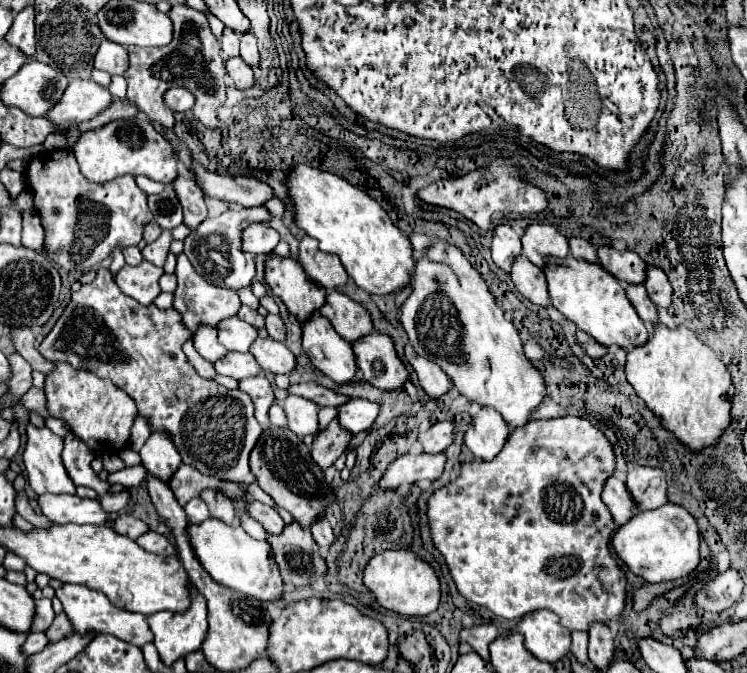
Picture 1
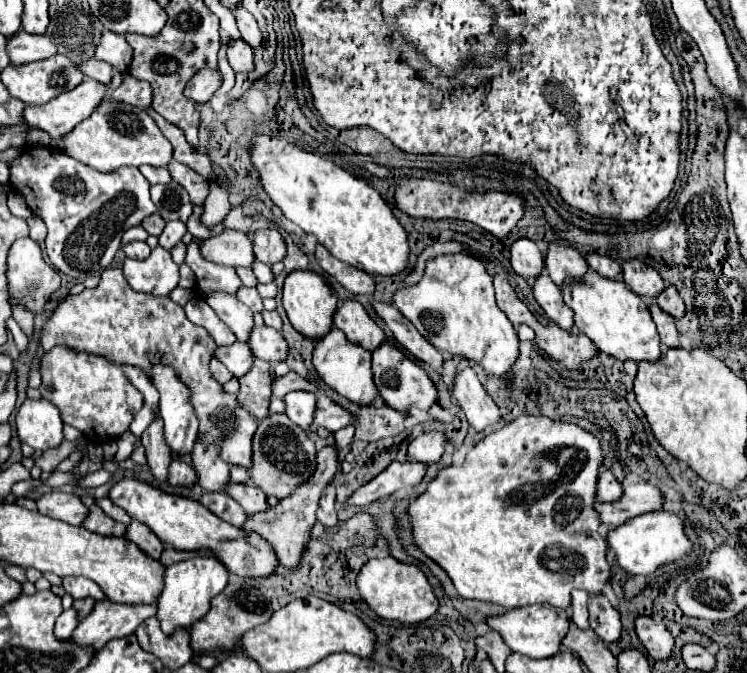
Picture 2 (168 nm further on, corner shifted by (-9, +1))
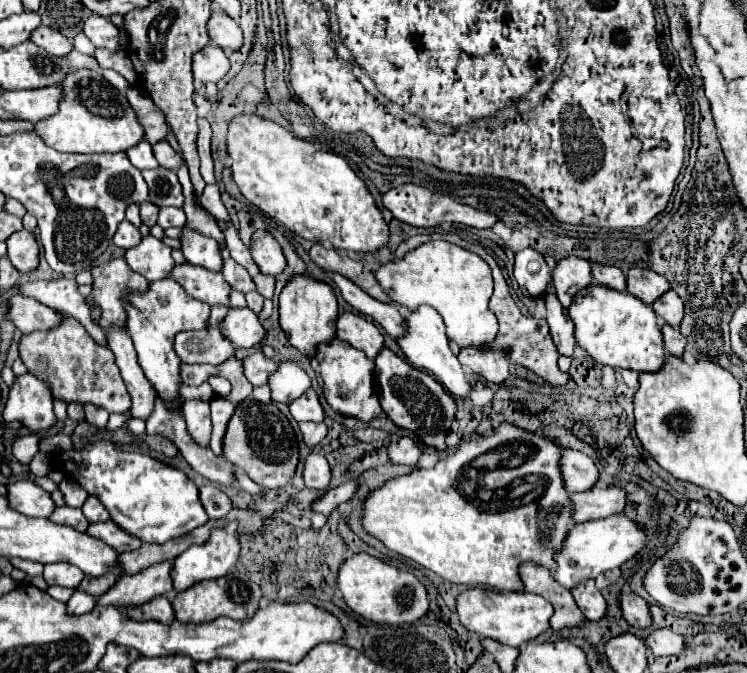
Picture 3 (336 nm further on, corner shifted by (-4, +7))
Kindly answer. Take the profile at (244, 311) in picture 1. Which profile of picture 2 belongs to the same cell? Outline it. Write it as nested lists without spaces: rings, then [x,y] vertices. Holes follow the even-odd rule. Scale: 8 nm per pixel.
[[[239,287],[237,289],[237,299],[243,301],[251,311],[261,313],[263,311],[263,303],[261,303],[261,295],[257,293],[255,287]]]

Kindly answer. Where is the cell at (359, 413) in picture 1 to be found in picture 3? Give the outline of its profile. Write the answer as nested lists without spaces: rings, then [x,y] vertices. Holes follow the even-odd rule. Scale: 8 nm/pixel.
[[[308,389],[300,401],[292,401],[290,405],[290,413],[296,421],[314,421],[320,423],[326,419],[326,413],[318,401],[318,395],[314,389]]]

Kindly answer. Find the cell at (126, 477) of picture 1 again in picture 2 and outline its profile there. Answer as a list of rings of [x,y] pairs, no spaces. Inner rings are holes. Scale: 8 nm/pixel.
[[[104,469],[86,475],[79,485],[81,487],[98,487],[108,483],[112,479],[112,475]]]

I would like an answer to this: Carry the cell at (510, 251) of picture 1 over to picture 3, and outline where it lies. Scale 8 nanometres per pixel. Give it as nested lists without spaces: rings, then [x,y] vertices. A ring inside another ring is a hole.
[[[526,247],[514,255],[514,277],[520,289],[532,297],[544,295],[552,283],[550,269],[542,253],[532,247]]]

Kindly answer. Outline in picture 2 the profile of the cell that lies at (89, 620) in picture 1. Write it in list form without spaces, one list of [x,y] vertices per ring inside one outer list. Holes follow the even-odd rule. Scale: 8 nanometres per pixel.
[[[63,577],[63,589],[73,597],[73,599],[81,599],[81,597],[93,597],[97,601],[101,601],[105,595],[101,593],[101,589],[97,587],[97,583],[85,579],[85,577]]]

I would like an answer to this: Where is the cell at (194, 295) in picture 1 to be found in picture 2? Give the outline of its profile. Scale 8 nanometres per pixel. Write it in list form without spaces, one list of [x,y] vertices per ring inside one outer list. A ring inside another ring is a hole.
[[[197,243],[187,245],[187,259],[185,263],[193,269],[197,275],[197,293],[209,293],[209,291],[225,291],[225,293],[237,293],[241,287],[241,279],[237,277],[233,267],[221,267],[219,263],[209,263],[201,255],[201,249]]]

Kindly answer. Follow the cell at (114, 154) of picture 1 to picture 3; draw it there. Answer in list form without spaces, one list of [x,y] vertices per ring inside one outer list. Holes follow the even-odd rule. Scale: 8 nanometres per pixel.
[[[80,69],[66,77],[62,87],[64,101],[58,113],[36,123],[36,133],[52,149],[64,153],[118,153],[146,139],[144,127],[128,105],[126,91],[116,91],[98,71]]]

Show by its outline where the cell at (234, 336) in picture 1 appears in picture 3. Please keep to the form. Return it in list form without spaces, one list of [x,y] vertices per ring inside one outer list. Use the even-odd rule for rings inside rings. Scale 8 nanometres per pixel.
[[[176,265],[172,271],[172,279],[176,279],[184,291],[202,301],[212,305],[224,305],[230,309],[230,291],[232,287],[224,281],[222,273],[212,273],[208,269],[200,269],[194,265]]]

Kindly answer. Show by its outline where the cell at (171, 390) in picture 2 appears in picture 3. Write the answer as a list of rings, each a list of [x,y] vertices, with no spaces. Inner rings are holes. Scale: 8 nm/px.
[[[160,279],[150,283],[148,293],[130,293],[128,303],[128,335],[134,341],[134,349],[138,353],[138,363],[146,375],[146,379],[156,389],[158,397],[172,413],[182,413],[182,401],[178,389],[182,385],[180,377],[180,357],[174,351],[174,335],[178,331],[188,331],[192,327],[206,327],[206,319],[210,315],[210,307],[202,301],[196,301],[184,293],[184,289],[172,279]]]

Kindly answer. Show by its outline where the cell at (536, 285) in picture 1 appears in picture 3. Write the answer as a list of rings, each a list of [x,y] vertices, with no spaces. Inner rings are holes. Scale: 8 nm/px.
[[[548,291],[544,297],[544,305],[546,305],[546,321],[550,325],[550,335],[558,347],[558,351],[562,355],[572,355],[574,353],[574,325],[572,319],[568,317],[566,309],[560,305],[558,297],[554,291]]]

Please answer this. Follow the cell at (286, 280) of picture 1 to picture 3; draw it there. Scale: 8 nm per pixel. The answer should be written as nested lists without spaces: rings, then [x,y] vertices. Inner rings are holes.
[[[292,275],[280,293],[280,327],[286,333],[288,341],[308,357],[314,355],[318,343],[330,341],[336,335],[336,317],[336,295],[324,281],[316,281],[308,275]]]

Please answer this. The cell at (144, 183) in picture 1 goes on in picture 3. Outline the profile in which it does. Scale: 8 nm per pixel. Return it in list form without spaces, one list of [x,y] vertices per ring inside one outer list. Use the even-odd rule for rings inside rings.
[[[142,141],[140,145],[128,149],[126,155],[128,155],[130,163],[132,163],[134,167],[142,169],[142,171],[144,171],[144,169],[156,169],[156,167],[158,167],[158,161],[156,161],[156,157],[154,157],[154,153],[152,153],[152,145],[150,145],[148,141]]]

